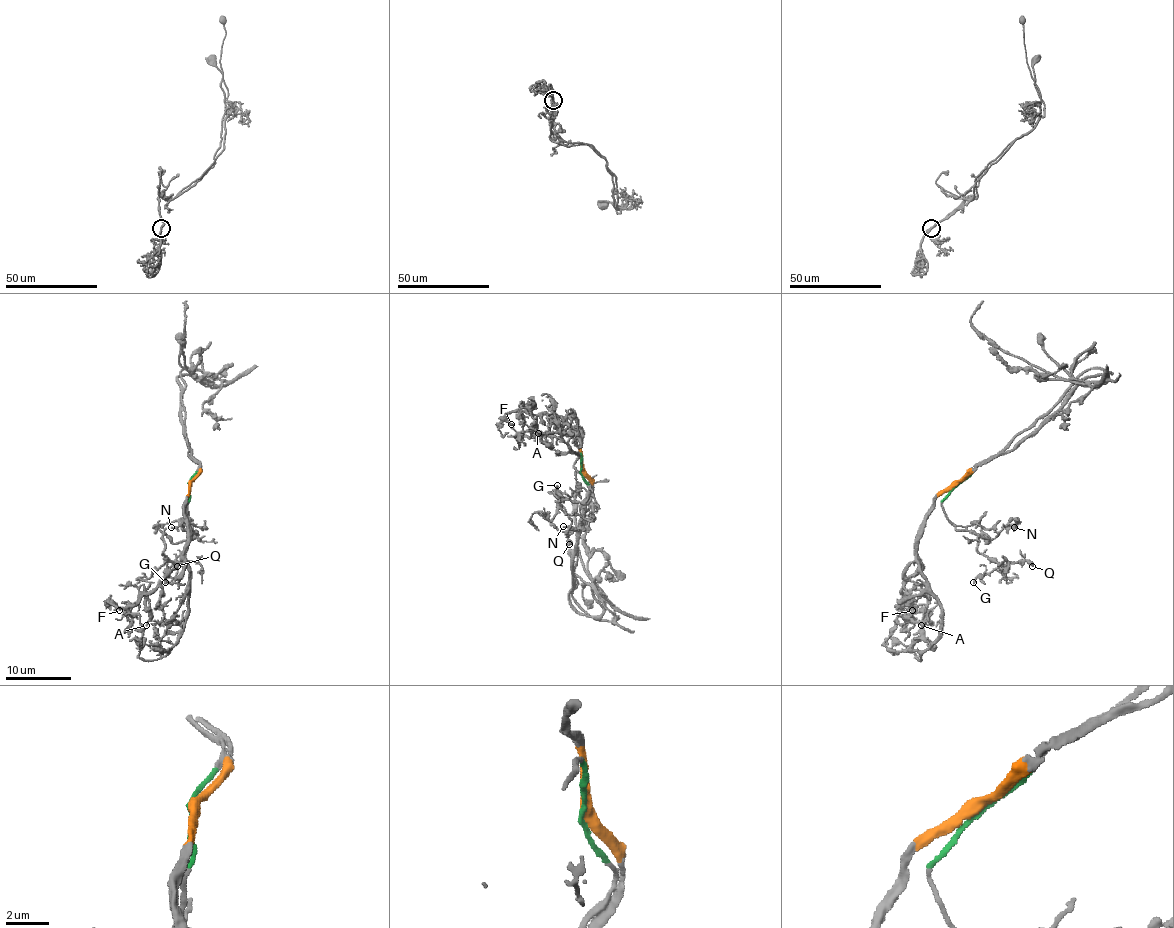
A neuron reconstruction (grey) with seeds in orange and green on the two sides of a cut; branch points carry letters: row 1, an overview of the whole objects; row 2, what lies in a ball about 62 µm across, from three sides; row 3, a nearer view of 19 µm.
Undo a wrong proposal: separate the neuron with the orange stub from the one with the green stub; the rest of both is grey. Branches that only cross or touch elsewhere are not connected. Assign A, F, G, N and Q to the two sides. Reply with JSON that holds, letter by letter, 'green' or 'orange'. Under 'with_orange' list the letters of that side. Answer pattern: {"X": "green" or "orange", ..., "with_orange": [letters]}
{"A": "orange", "F": "orange", "G": "green", "N": "green", "Q": "green", "with_orange": ["A", "F"]}

